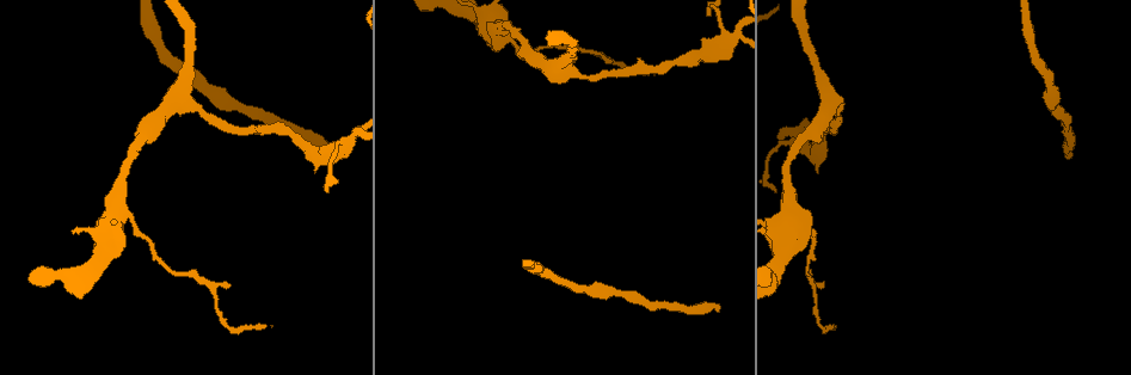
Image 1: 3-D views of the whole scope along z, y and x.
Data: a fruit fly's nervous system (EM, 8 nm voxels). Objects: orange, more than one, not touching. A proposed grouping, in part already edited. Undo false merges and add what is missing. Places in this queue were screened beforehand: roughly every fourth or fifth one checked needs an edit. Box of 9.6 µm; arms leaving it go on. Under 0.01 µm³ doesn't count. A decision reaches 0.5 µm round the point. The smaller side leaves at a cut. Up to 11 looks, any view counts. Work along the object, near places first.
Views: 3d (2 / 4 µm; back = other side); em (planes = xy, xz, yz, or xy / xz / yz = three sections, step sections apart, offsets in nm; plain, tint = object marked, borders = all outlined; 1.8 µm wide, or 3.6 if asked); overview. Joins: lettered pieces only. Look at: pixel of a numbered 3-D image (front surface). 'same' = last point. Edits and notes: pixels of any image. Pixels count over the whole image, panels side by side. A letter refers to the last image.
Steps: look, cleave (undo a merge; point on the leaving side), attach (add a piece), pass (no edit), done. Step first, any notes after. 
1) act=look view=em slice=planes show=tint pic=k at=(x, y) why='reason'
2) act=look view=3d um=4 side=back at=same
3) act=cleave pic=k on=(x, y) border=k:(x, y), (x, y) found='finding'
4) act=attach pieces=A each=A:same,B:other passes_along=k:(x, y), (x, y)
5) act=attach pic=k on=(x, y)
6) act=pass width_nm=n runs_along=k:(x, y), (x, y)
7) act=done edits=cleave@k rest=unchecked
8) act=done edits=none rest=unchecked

act=look view=3d um=4 pic=1 at=(1068, 158) why='an open end'

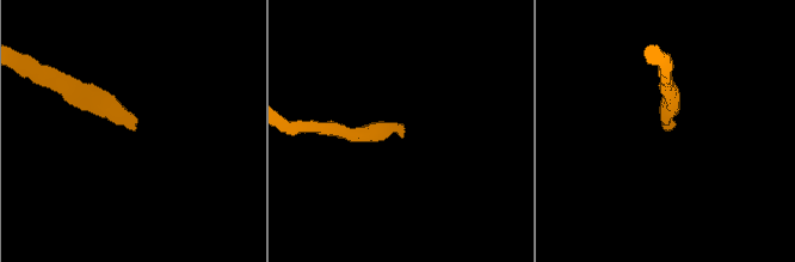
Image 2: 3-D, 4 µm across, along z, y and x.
act=look view=em slice=planes show=borders pic=2 at=(403, 131) why='shape alone is not enough'

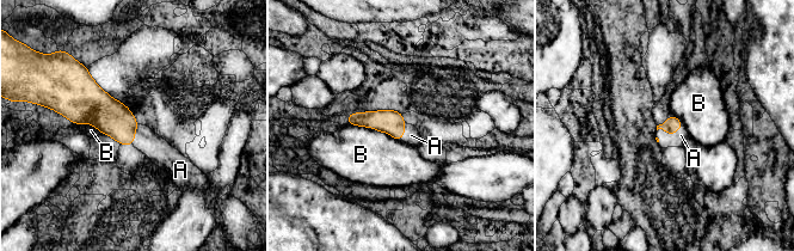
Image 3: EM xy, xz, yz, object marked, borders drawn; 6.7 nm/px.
act=attach pic=3 on=(681, 135) each=A:same,B:other passes_along=3:(671, 124), (670, 135), (681, 135) found='the neuron continues'

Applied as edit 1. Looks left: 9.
act=look view=overview why='see it whole again'

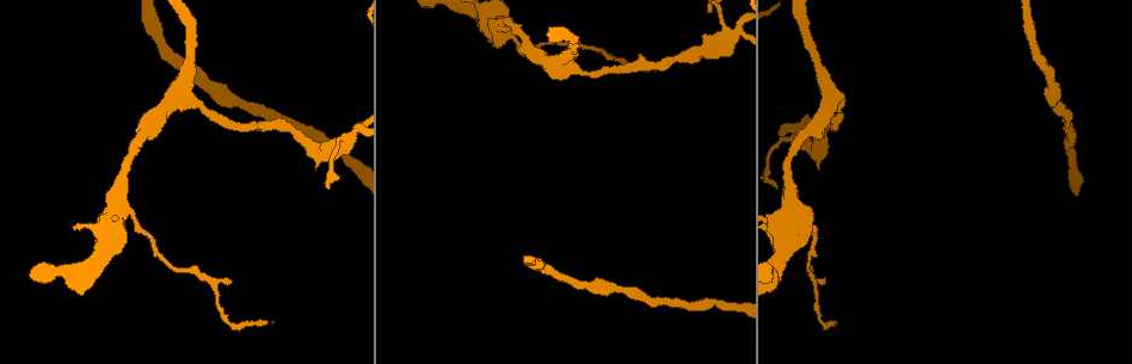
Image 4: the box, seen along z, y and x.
act=look view=3d um=4 pic=4 at=(586, 73) why='thick turns thin'

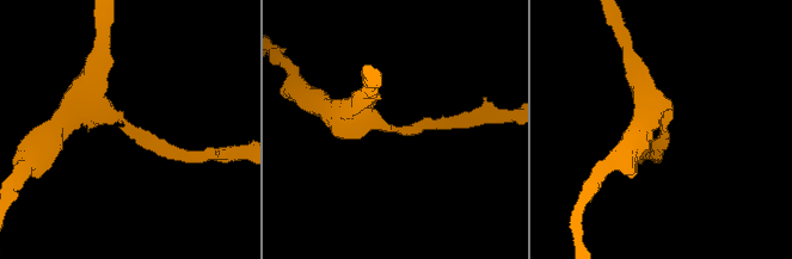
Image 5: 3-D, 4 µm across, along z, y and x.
act=look view=em slice=planes show=borders pic=5 at=(131, 129) why='need the tissue'

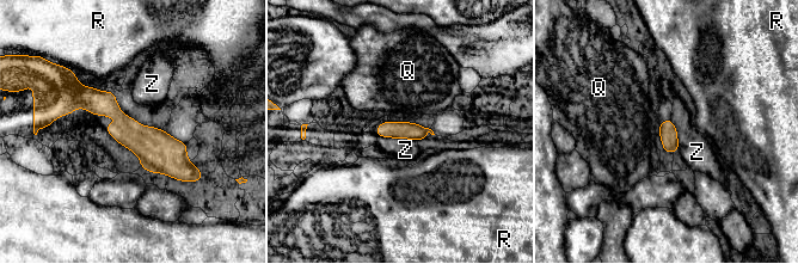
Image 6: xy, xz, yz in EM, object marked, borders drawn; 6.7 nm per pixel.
act=pass each=Q:other,R:other,Z:other border=6:(379, 135), (415, 139), (417, 141) found='all the same neuron'

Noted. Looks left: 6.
act=look view=em slice=xz step=8 show=borders pic=4 at=(118, 210) why='abrupt turn'

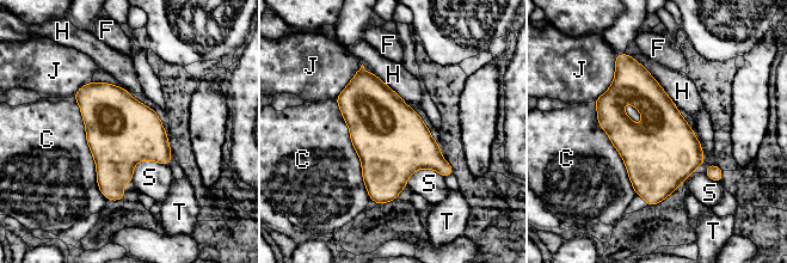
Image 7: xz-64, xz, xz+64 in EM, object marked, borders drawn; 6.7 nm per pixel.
act=look view=em slice=xy step=8 show=borders at=same why='another direction'

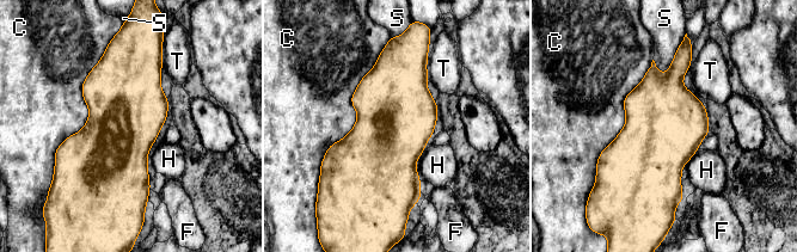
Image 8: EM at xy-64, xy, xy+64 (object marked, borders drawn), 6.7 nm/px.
act=pass width_nm=500 each=C:other,F:other,H:other,S:other,T:other border=8:(679, 47), (670, 67), (661, 75) found='all the same neuron'

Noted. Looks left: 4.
act=look view=3d um=4 pic=4 at=(711, 12) why='tapers out'

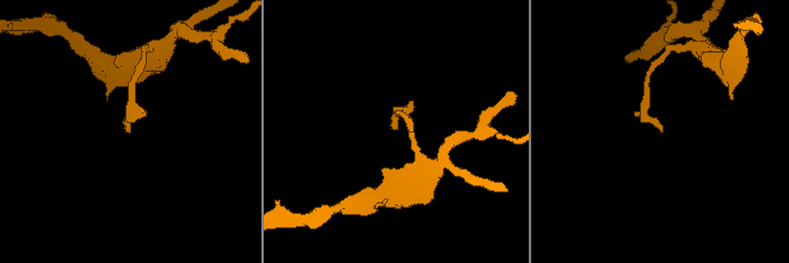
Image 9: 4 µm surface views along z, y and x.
act=look view=em slice=xy step=8 show=plain pic=9 at=(661, 131) why='shape alone is not enough'

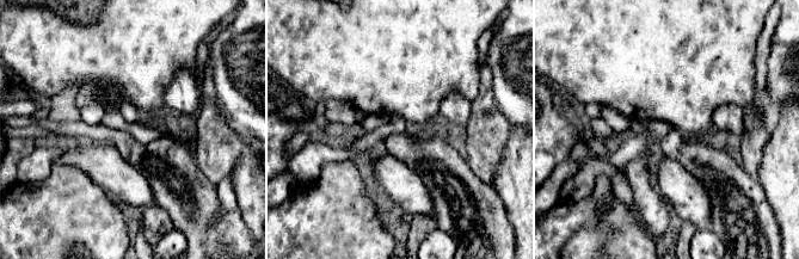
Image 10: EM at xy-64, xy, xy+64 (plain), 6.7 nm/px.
act=look view=em slice=xy step=8 show=borders at=same

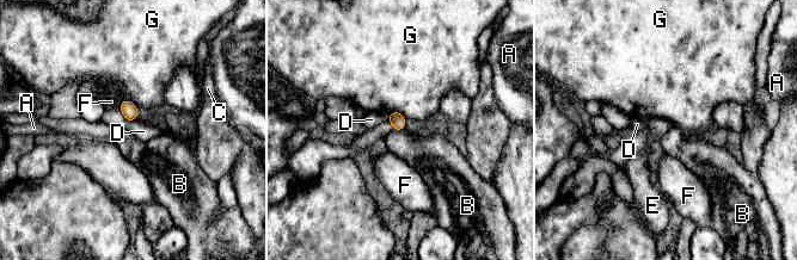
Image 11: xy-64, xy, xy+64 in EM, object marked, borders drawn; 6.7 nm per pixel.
act=pass width_nm=100 each=A:other,B:other,C:other,D:other,E:other,F:other,G:other border=11:(393, 129), (404, 130) found='none of them fits'

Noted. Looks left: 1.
act=done edits=attach@3 rest=unchecked

